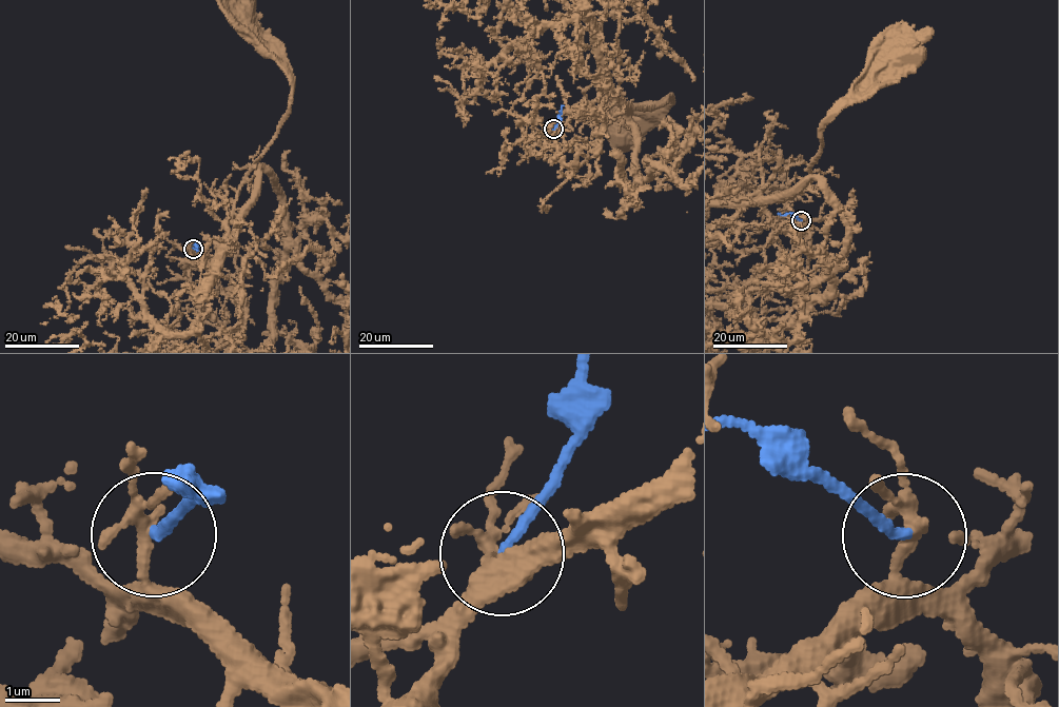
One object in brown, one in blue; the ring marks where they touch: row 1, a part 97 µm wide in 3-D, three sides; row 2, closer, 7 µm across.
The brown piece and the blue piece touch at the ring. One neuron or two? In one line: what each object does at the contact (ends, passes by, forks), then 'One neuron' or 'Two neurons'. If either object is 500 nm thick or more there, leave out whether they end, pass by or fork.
At the ring brown forks. At the ring blue ends. Two neurons

